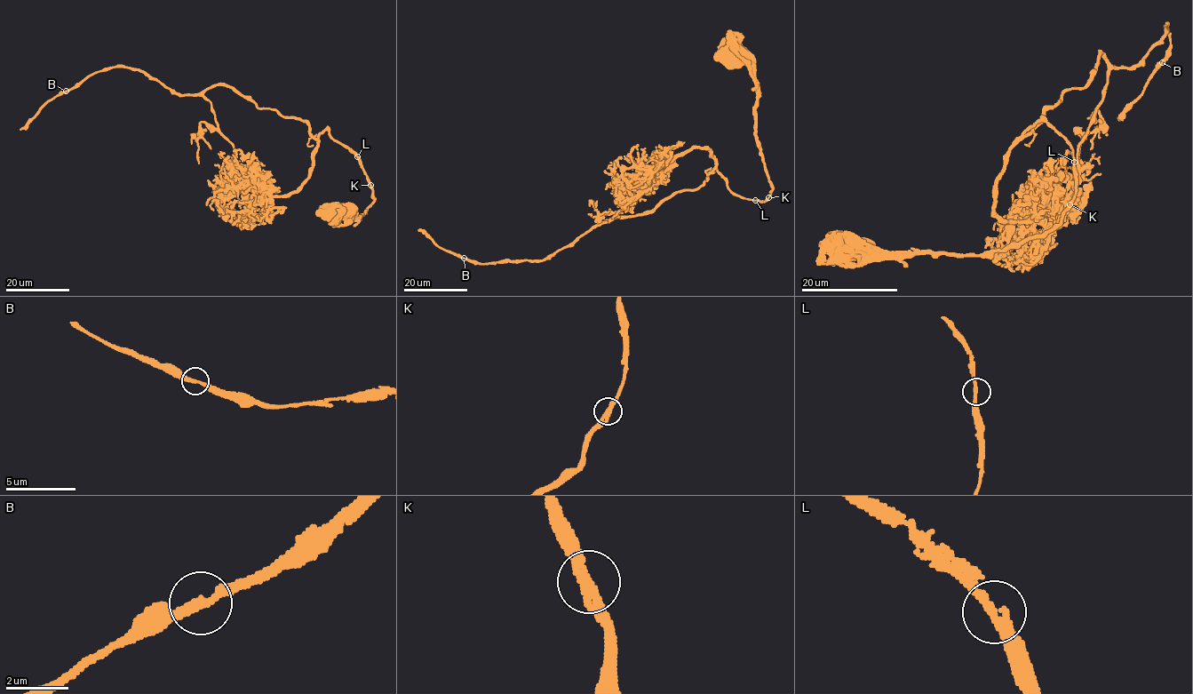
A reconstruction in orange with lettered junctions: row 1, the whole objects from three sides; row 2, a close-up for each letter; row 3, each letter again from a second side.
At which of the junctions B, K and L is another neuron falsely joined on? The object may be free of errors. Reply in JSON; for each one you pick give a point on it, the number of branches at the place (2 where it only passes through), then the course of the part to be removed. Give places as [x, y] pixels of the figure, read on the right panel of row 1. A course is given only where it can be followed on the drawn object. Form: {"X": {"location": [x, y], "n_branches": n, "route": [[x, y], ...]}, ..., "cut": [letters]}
{"cut": []}

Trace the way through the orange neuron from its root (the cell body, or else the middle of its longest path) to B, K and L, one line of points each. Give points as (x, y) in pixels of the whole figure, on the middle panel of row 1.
B: (731, 55), (757, 91), (765, 201), (735, 195), (715, 168), (695, 189), (606, 219), (543, 260), (464, 258)
K: (731, 55), (734, 52), (748, 67), (755, 83), (756, 141), (772, 187), (768, 197)
L: (731, 55), (734, 52), (748, 67), (757, 91), (756, 141), (772, 190), (765, 201), (755, 200)

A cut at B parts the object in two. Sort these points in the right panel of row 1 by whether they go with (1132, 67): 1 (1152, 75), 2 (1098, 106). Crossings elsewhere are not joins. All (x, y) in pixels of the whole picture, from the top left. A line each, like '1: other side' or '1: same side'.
1: other side
2: same side

